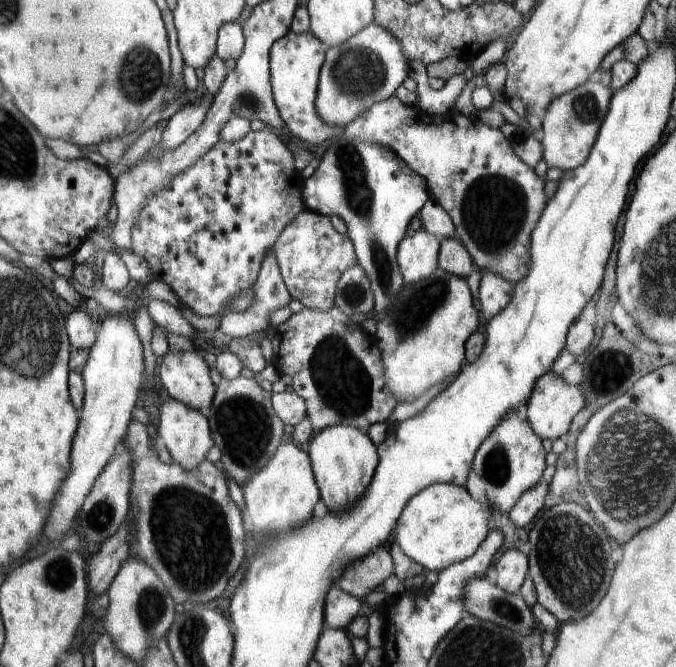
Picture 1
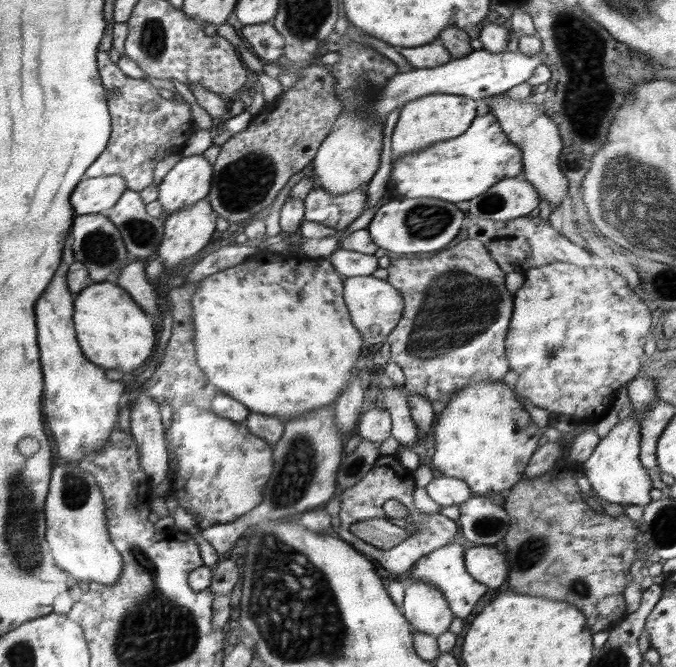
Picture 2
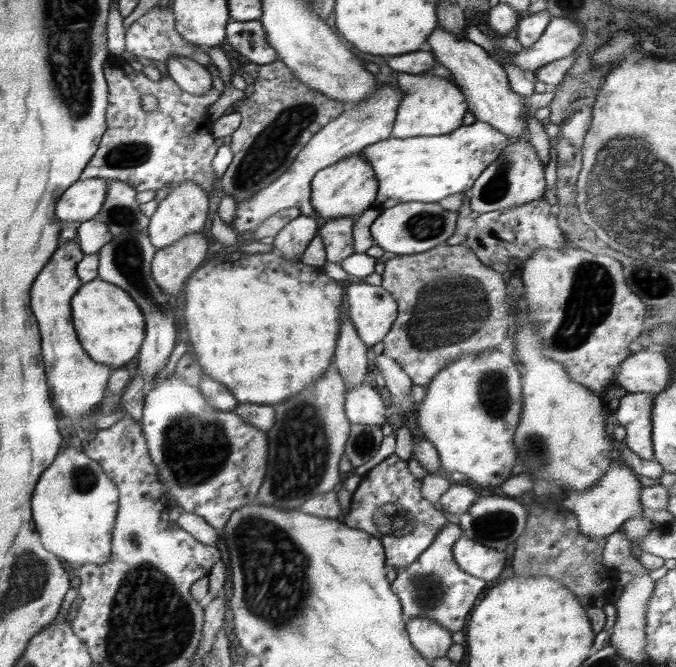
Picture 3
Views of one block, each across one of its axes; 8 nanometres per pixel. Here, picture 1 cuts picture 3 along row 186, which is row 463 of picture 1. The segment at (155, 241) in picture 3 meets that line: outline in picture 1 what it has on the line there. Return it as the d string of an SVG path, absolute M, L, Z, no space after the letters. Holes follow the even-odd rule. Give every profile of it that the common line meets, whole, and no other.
M172 399L160 405L157 436L164 442L173 462L187 471L193 471L206 459L208 450L214 445L207 417Z

